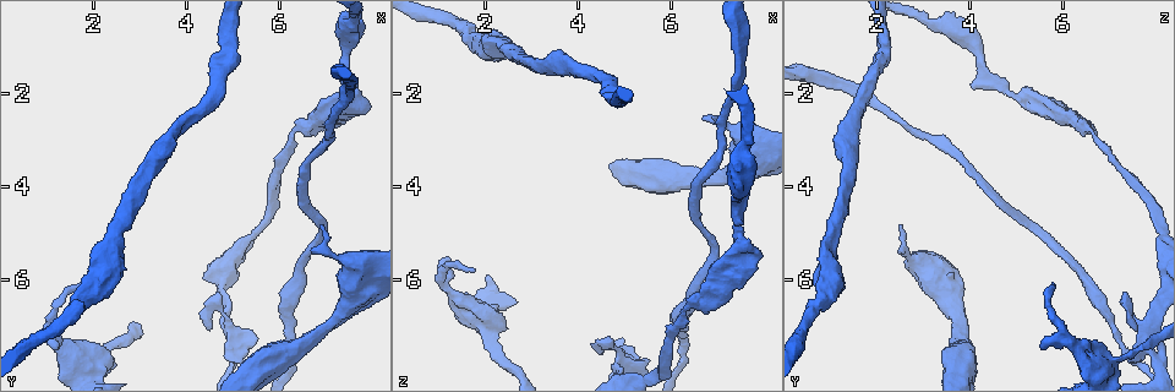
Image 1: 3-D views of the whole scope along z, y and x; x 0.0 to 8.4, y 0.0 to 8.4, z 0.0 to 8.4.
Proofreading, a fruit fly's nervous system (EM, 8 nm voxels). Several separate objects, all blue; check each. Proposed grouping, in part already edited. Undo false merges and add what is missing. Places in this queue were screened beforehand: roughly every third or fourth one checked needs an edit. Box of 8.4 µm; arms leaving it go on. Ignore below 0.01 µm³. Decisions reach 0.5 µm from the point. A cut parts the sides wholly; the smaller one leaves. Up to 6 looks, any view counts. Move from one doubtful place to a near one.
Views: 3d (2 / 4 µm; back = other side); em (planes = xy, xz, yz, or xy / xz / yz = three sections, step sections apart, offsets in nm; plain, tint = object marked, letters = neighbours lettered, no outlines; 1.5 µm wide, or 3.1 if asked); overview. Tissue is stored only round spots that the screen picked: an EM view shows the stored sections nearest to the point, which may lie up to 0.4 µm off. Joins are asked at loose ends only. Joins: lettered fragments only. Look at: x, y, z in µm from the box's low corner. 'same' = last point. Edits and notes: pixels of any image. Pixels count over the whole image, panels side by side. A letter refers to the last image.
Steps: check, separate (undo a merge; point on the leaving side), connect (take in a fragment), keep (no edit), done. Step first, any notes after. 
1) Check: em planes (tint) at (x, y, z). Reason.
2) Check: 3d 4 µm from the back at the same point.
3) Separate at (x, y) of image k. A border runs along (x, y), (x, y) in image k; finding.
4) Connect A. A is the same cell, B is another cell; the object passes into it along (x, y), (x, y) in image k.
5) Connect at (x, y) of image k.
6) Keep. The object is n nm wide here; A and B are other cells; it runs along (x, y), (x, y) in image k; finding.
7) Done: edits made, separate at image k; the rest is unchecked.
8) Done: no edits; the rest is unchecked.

Check: em planes (tint) at (2.10, 7.75, 6.95). Calibre changes.

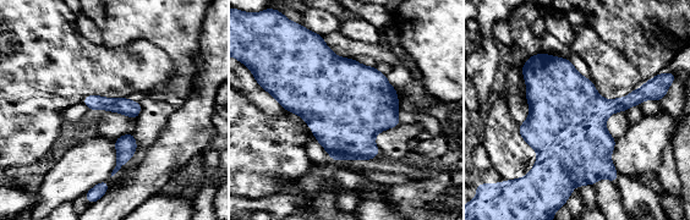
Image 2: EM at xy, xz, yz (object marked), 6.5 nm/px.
Check: em planes (letters) at the same point. What lies round it.

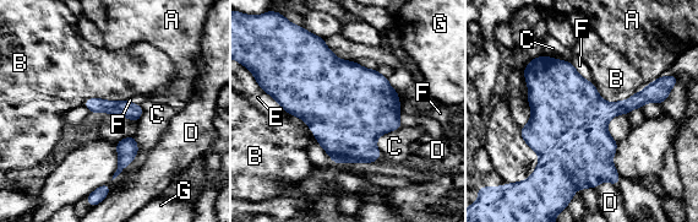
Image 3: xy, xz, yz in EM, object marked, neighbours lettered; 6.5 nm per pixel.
Keep. The longest contact is with C, 340 nm; A, B, C, D, E, F and G are other cells; a border runs along (593, 84), (609, 102), (636, 91) in image 3; one neuron here.

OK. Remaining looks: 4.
Check: 3d 4 µm at (7.40, 2.25, 5.60). Sudden change in width.

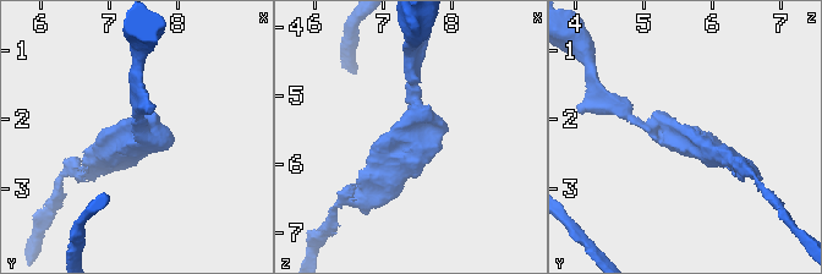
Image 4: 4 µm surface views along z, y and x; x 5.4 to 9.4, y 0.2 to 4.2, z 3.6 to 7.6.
Check: em planes (plain) at (7.35, 2.30, 5.60). Shape alone is not enough.

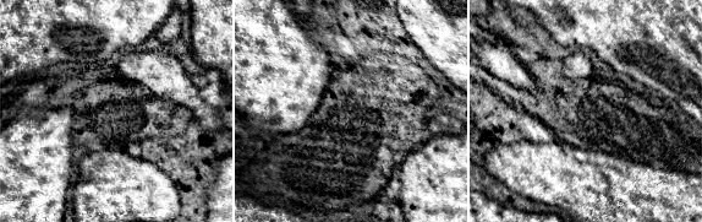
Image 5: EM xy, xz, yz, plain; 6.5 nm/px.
Check: em planes (letters) at the same point.

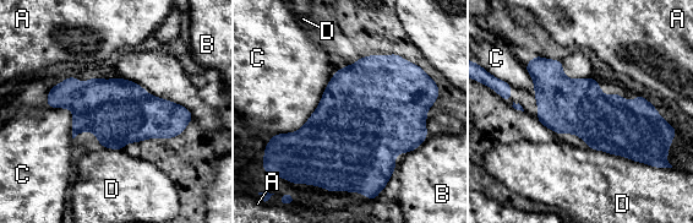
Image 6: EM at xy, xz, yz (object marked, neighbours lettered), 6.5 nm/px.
Keep. The object is 360 nm wide here; A, B, C and D are other cells; it runs along (529, 66), (604, 123), (658, 125) in image 6; one neuron here.

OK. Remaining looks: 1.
Done: no edits; the rest is unchecked.

